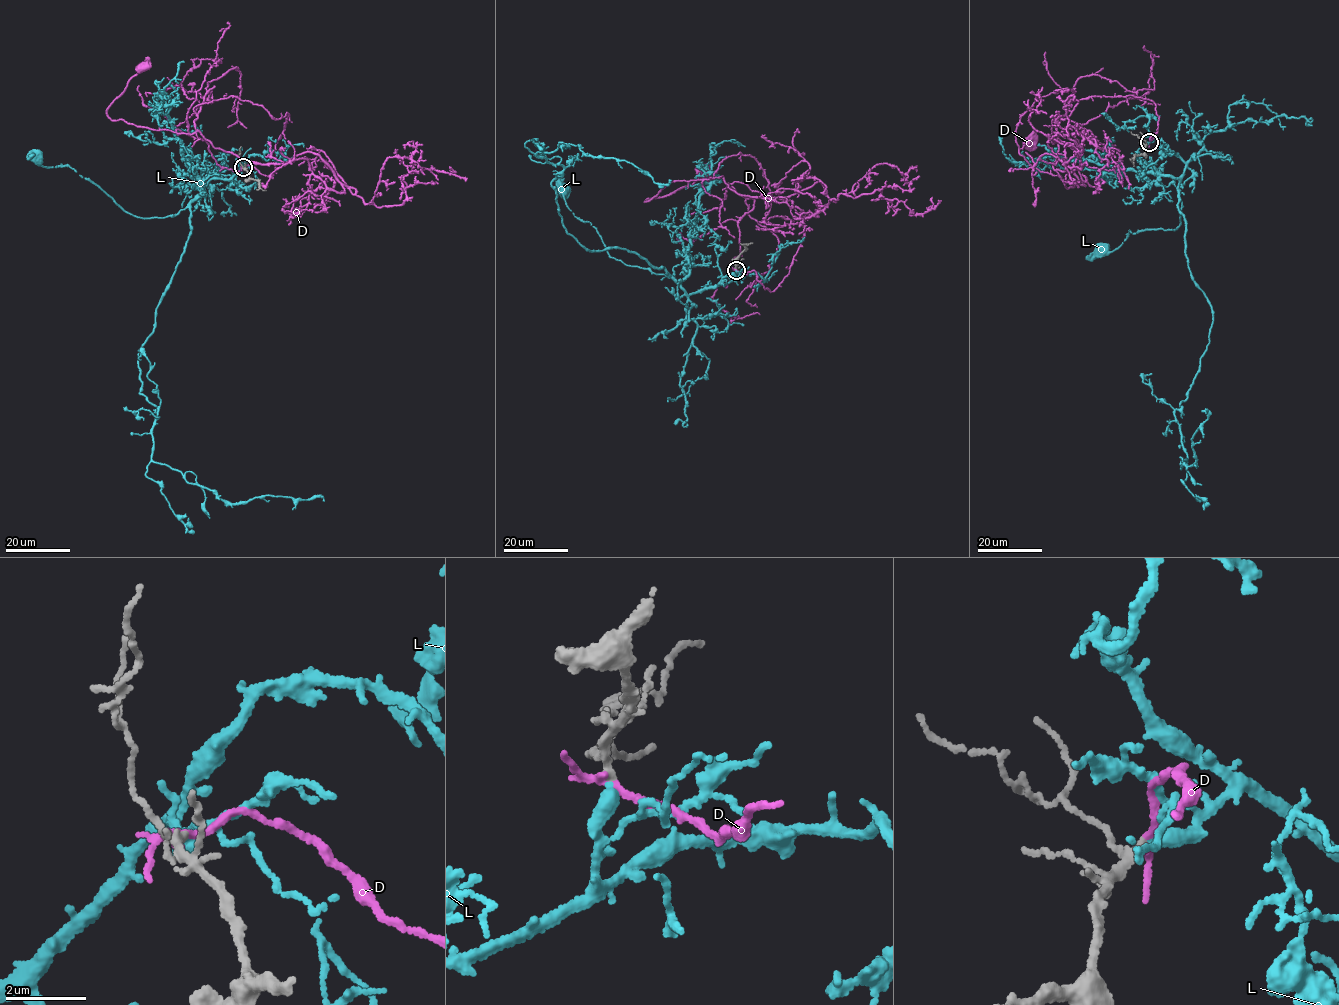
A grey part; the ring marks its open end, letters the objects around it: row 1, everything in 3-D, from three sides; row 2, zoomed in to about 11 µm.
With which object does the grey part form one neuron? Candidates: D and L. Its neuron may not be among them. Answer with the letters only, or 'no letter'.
L

